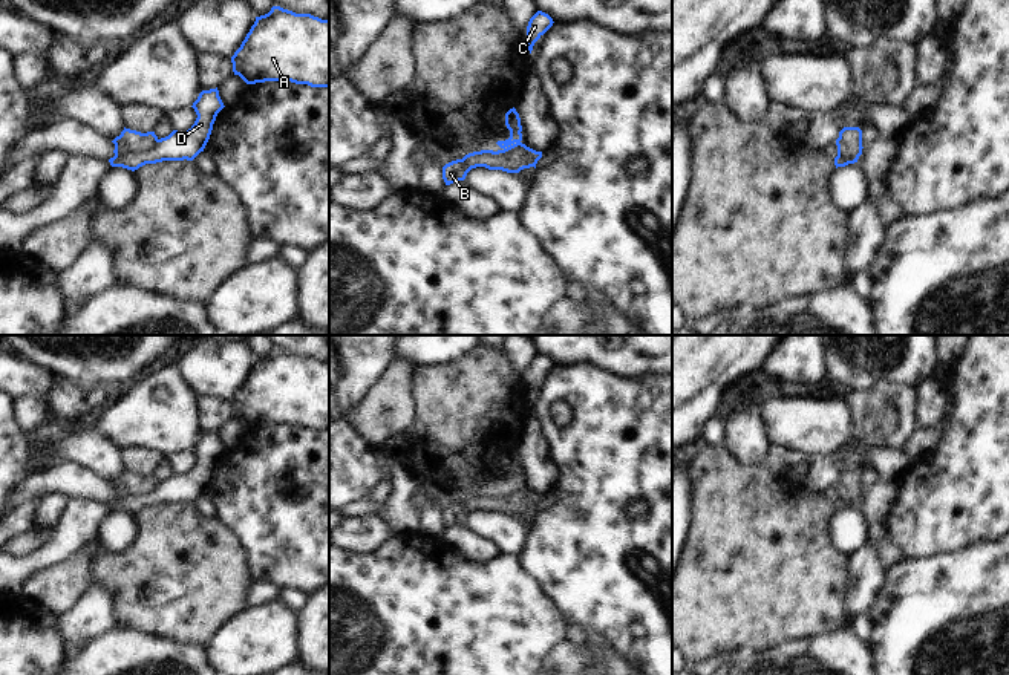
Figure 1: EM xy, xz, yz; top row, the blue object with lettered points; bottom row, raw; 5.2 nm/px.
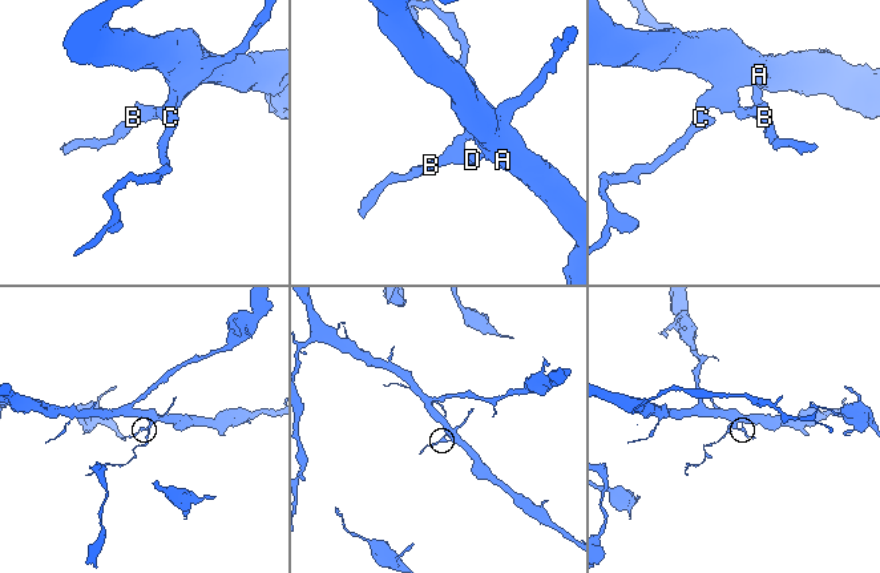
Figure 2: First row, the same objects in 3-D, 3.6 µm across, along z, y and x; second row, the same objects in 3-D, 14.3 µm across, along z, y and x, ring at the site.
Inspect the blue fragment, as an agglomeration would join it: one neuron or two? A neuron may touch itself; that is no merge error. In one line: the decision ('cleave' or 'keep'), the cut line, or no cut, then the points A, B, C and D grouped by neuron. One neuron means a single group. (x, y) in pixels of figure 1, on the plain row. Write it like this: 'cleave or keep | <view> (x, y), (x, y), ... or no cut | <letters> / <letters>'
cleave | xy (158, 482), (144, 493), (129, 493), (109, 504) | A C D / B

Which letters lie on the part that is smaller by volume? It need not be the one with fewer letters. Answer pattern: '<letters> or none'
B

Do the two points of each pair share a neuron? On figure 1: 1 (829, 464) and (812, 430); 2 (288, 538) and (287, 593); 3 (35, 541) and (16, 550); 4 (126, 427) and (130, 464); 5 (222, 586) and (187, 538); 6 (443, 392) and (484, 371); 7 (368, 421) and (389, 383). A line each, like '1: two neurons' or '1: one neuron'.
1: two neurons
2: two neurons
3: one neuron
4: two neurons
5: one neuron
6: one neuron
7: one neuron

